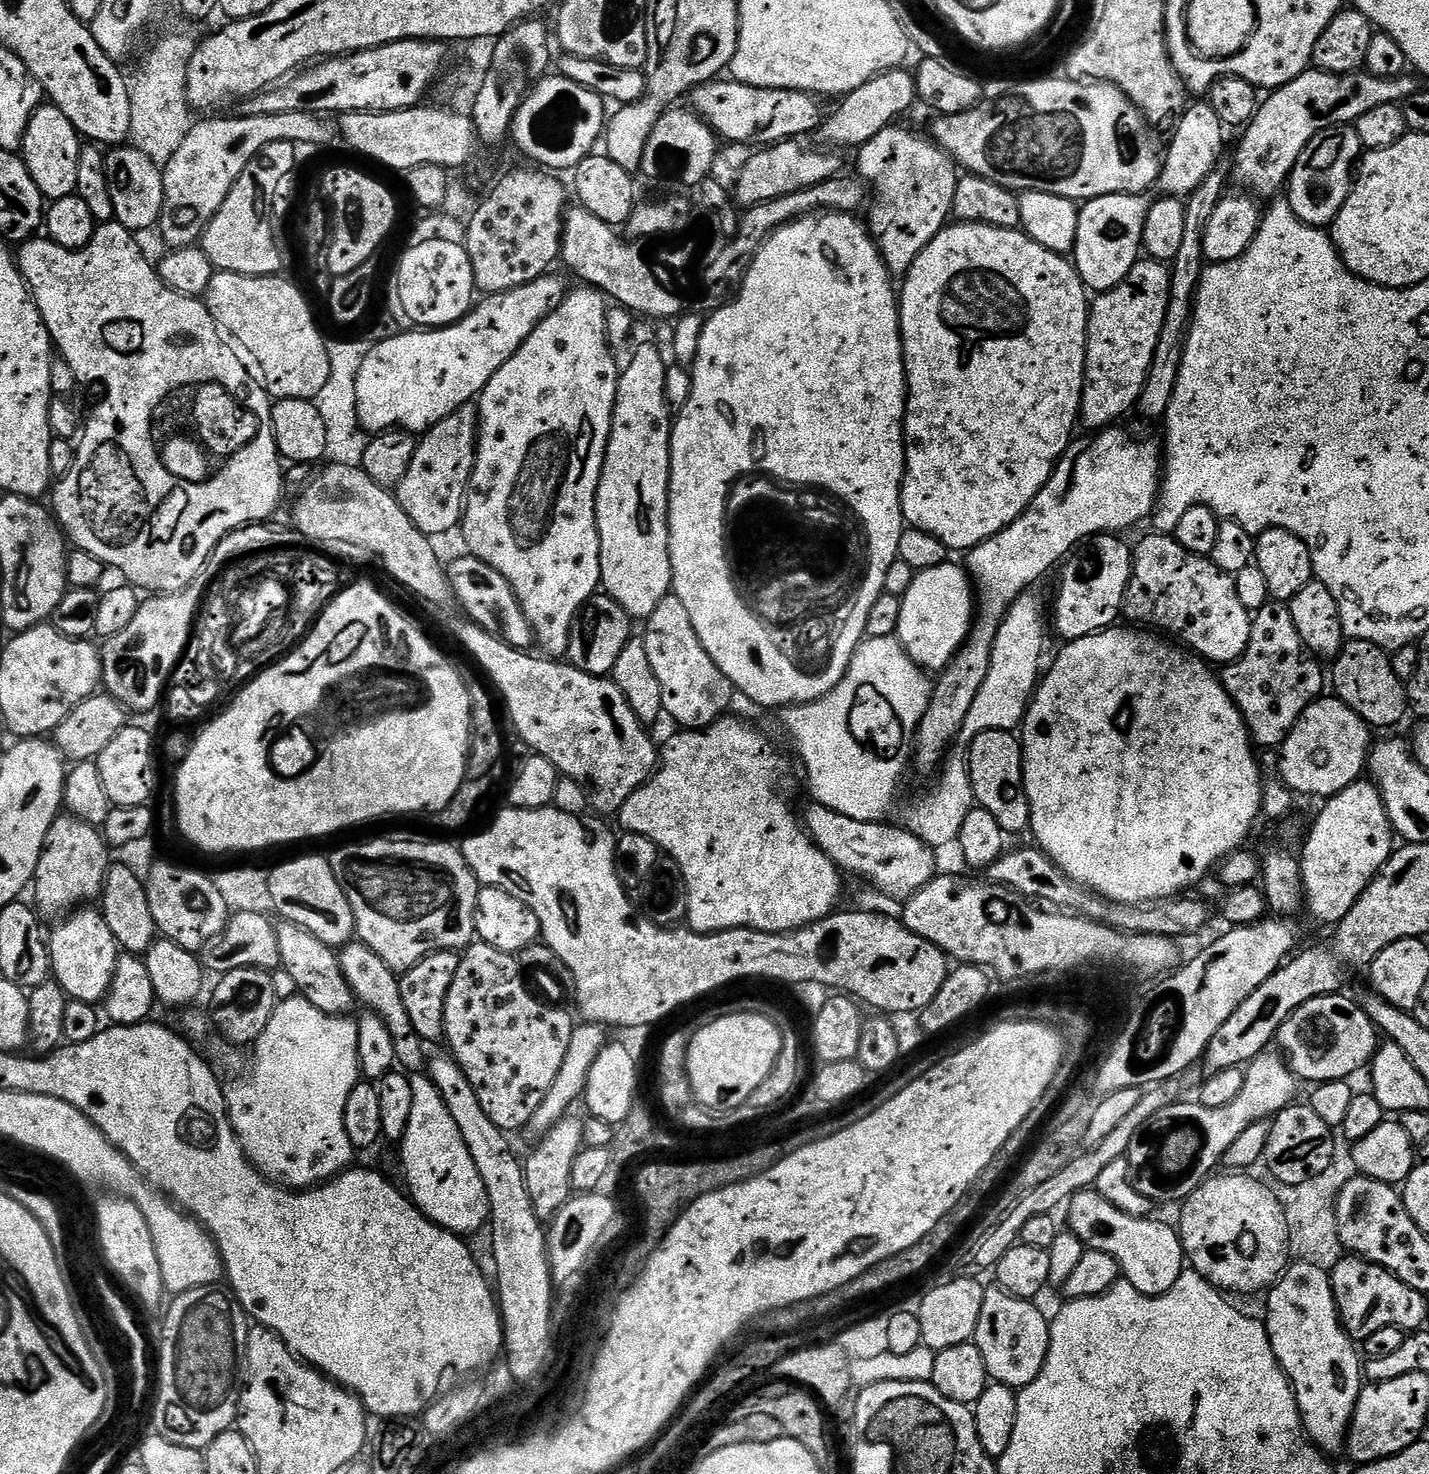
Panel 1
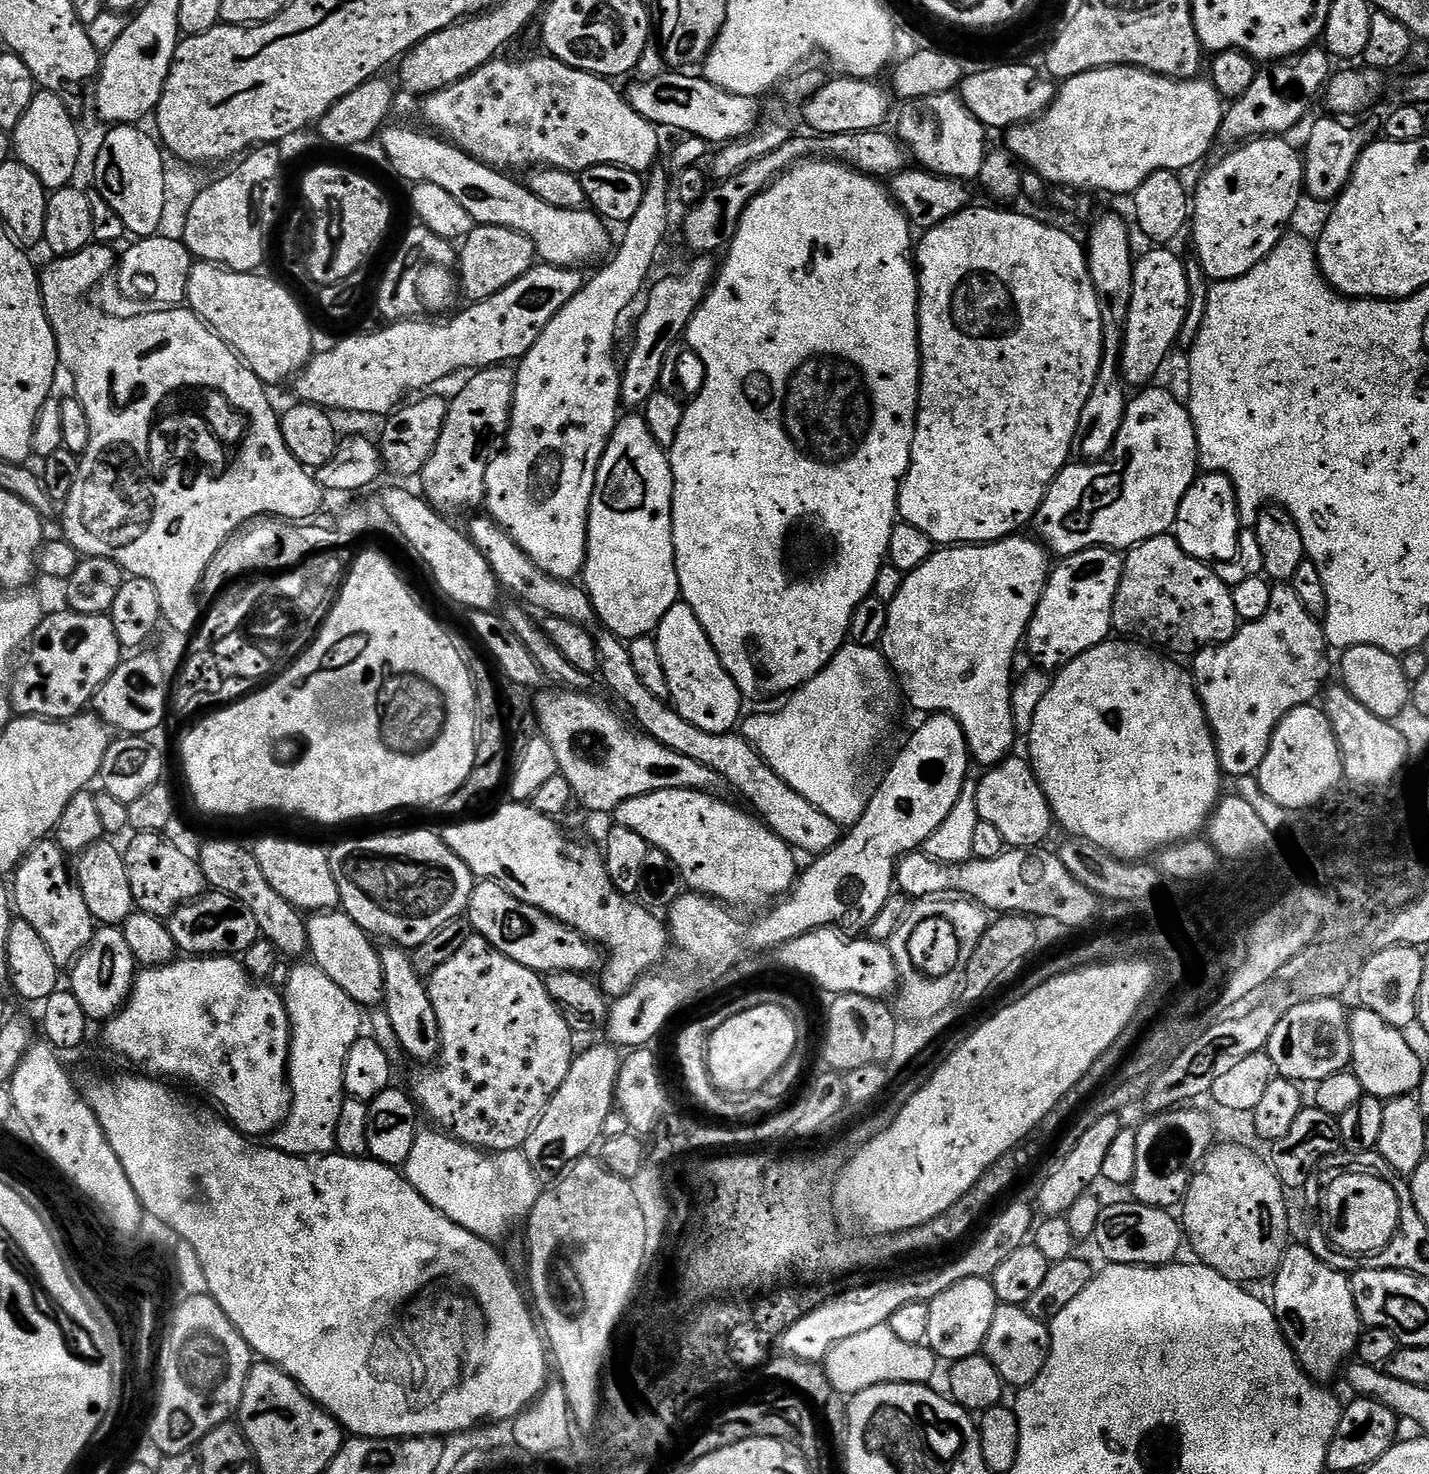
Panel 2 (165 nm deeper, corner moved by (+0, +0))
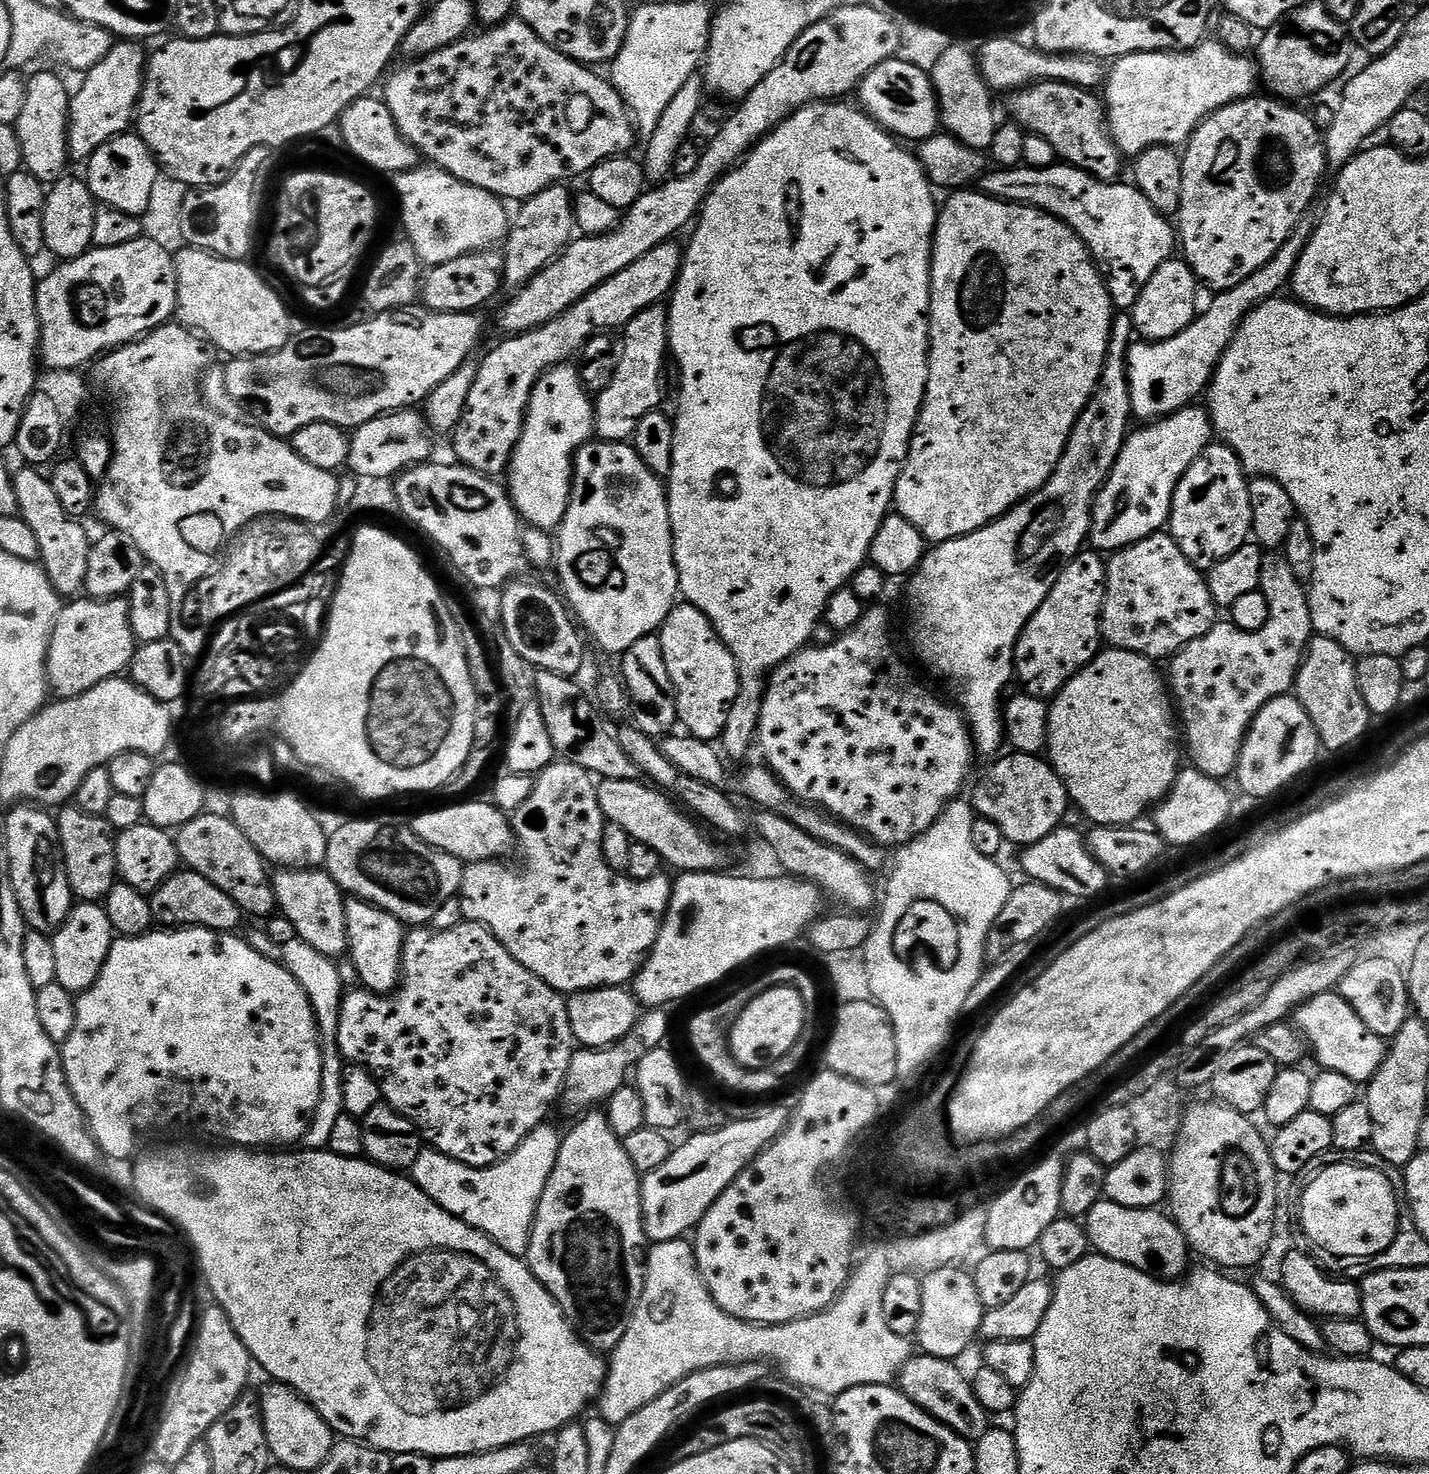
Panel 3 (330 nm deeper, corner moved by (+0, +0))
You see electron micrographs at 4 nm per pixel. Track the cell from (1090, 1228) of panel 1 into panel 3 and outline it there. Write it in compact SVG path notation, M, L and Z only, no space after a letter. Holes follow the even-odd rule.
M1107 1198L1100 1200L1091 1208L1086 1217L1089 1245L1099 1255L1150 1270L1151 1275L1169 1282L1175 1282L1189 1271L1188 1240L1180 1232L1171 1215L1151 1208L1127 1208L1118 1206Z

